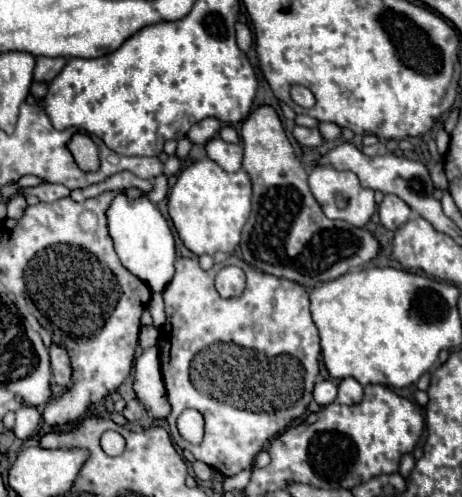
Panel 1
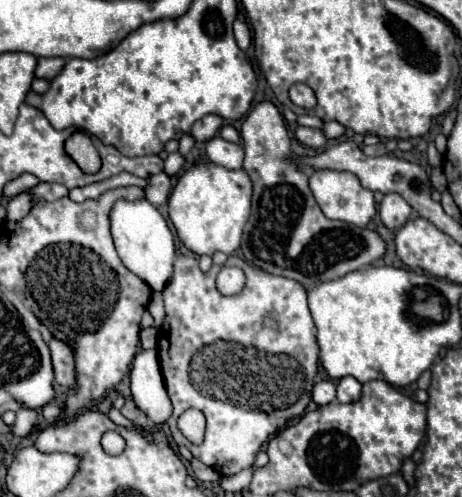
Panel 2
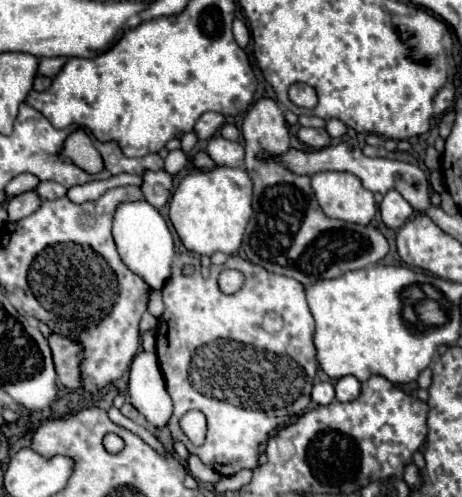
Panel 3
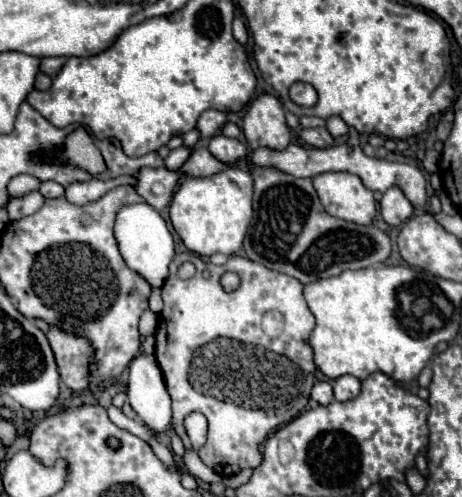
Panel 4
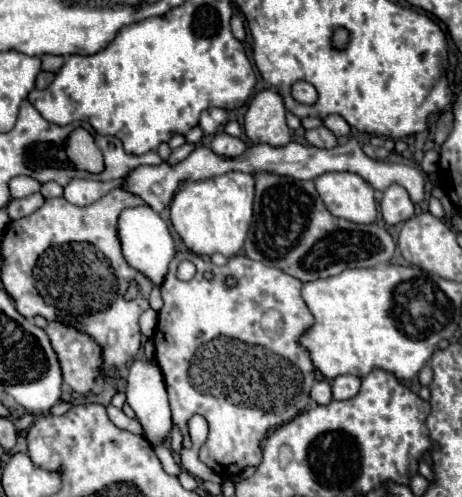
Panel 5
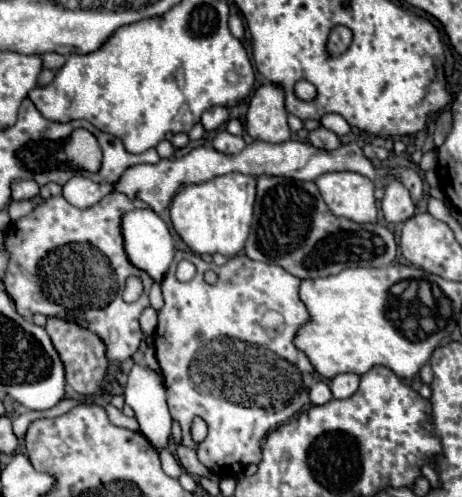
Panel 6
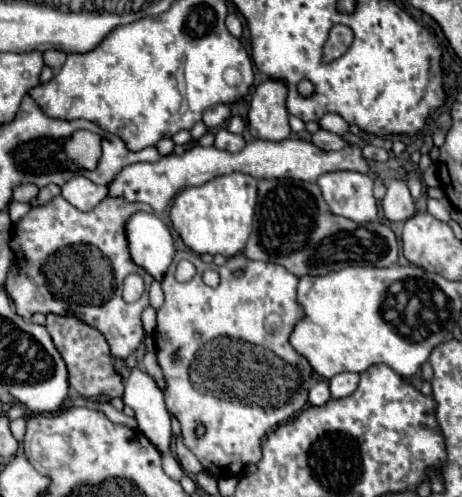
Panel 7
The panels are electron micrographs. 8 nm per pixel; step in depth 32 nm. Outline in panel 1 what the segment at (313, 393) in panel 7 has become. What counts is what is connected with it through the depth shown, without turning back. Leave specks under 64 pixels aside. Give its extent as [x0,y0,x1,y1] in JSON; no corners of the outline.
[314,380,338,406]

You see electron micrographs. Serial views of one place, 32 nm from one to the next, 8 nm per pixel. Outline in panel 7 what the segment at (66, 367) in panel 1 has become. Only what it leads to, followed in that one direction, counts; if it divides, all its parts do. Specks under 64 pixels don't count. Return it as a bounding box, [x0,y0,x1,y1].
[46,314,124,398]

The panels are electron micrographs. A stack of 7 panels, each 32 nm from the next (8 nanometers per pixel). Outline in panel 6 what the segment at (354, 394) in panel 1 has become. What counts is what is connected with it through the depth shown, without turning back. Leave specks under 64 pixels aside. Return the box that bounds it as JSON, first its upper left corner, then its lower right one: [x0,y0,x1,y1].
[330,372,360,398]

